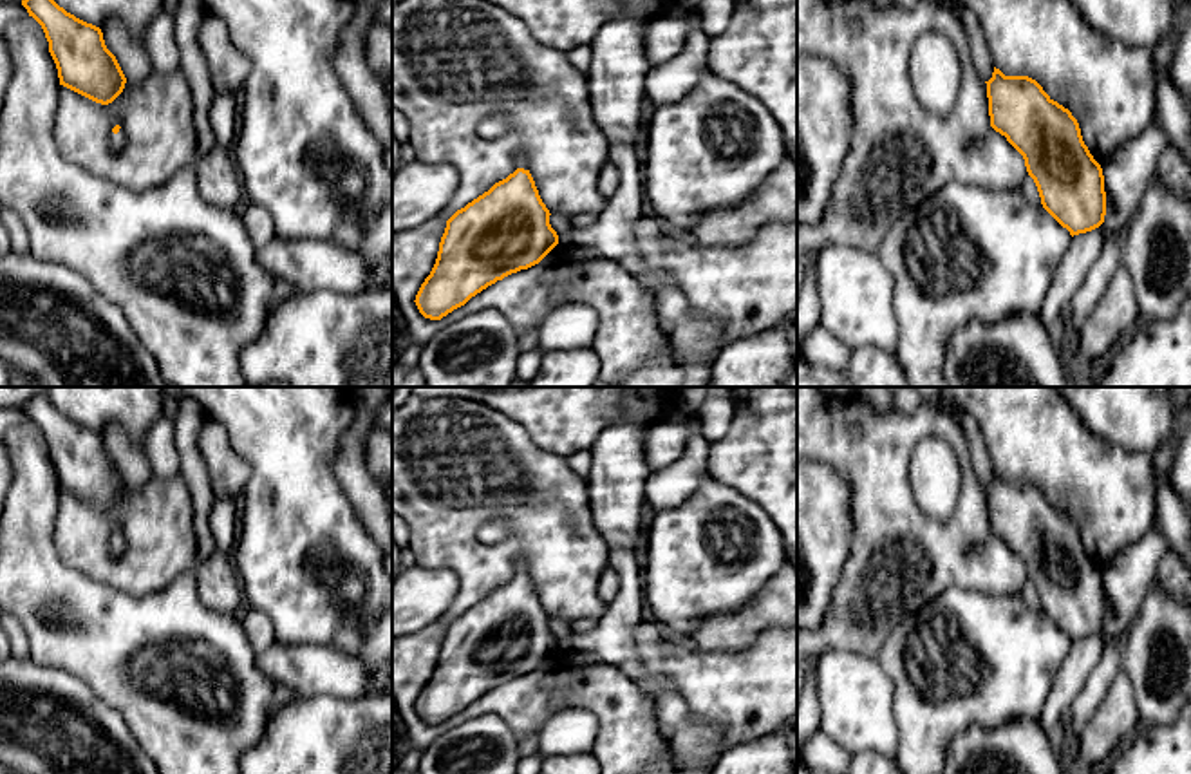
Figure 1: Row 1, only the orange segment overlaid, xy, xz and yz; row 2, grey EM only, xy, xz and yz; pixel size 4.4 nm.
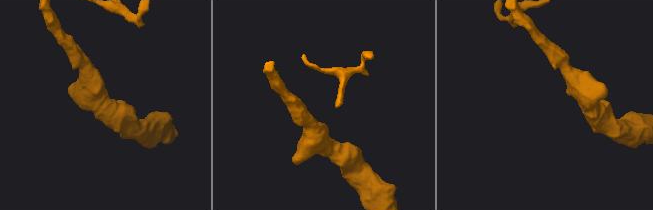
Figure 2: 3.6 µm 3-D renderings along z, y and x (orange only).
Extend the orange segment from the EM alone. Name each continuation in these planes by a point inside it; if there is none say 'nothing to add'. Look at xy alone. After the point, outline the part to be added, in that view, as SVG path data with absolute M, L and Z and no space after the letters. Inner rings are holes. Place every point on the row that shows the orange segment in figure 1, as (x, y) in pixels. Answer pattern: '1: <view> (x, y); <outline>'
1: xy (116, 141); M119 128L117 134L114 134L110 130L110 134L108 134L108 146L110 146L112 152L119 152L125 146L125 143L127 143L127 136L125 136L123 128Z

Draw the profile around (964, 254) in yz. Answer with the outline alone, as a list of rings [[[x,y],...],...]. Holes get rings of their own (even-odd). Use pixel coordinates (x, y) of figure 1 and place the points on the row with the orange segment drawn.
[[[949,183],[936,194],[922,201],[914,210],[904,212],[887,230],[877,255],[884,268],[893,275],[893,311],[898,324],[898,342],[895,356],[907,378],[909,387],[947,387],[943,378],[943,358],[951,335],[971,320],[996,324],[1012,315],[1030,315],[1041,309],[1055,271],[1070,248],[1072,235],[1063,228],[1043,206],[1032,204],[1021,188],[1016,190],[987,190],[974,184]]]

